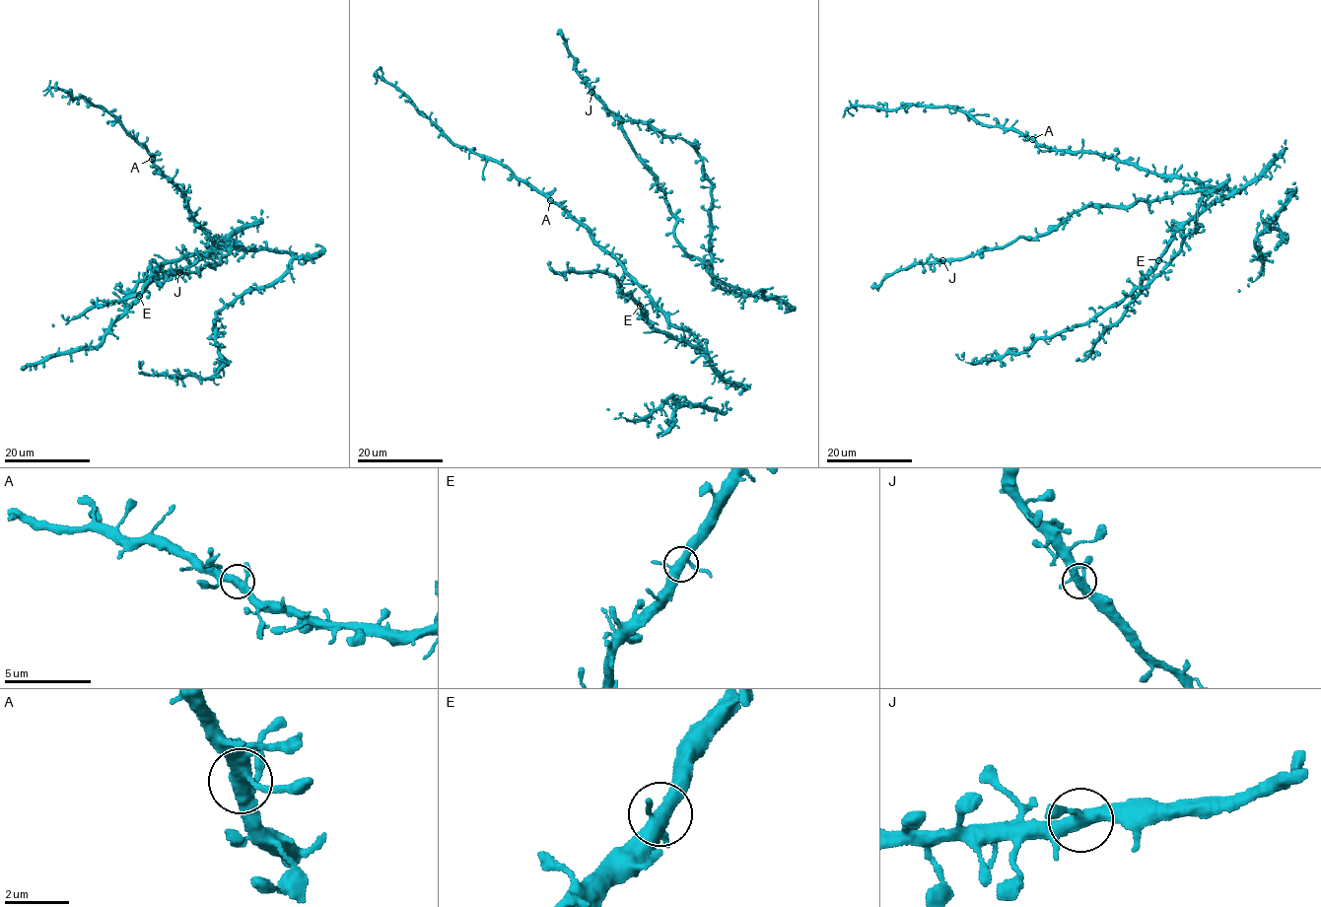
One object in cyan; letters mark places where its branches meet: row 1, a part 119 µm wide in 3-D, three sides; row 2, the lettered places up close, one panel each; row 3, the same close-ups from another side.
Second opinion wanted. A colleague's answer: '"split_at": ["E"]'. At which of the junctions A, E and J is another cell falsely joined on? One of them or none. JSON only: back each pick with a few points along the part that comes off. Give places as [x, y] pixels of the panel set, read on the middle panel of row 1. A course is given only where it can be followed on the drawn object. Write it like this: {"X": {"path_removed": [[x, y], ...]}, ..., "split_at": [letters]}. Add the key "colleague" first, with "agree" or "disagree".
{"colleague": "disagree", "split_at": []}

